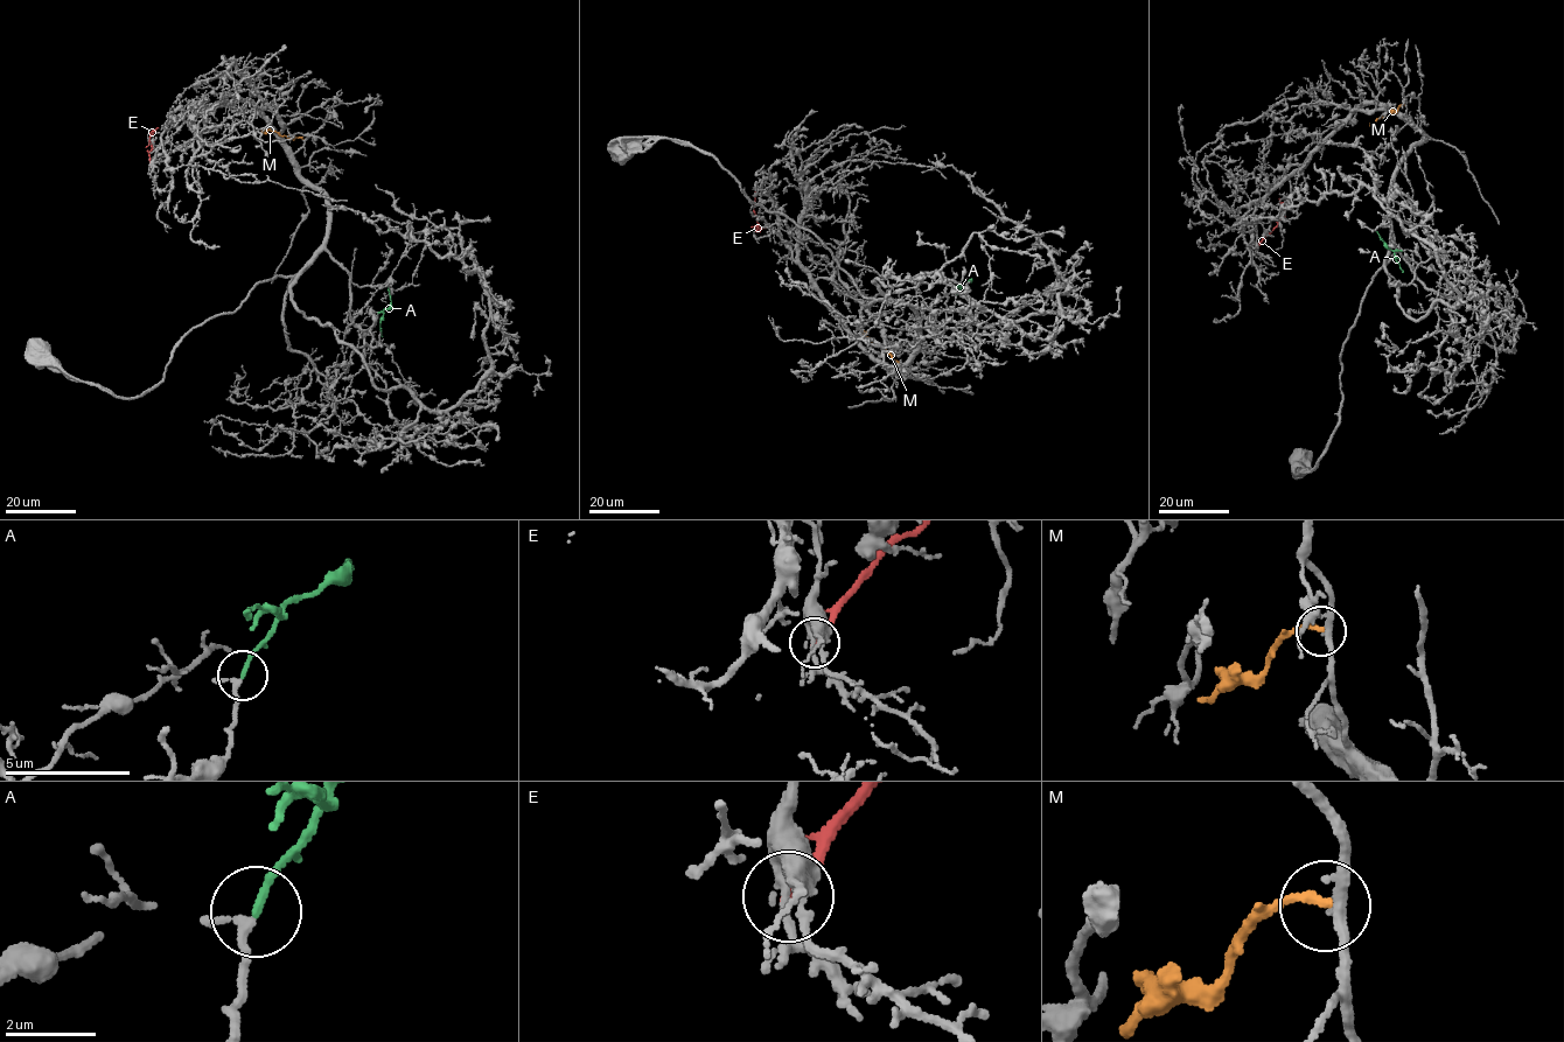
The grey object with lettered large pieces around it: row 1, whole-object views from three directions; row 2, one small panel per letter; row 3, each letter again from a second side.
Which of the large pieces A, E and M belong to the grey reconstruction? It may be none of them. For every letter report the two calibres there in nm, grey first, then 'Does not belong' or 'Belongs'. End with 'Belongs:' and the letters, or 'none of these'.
A: Thickness 170 nm (grey) against 170 nm. Belongs
E: Thickness 190 nm (grey) against 220 nm. Does not belong
M: Thickness 160 nm (grey) against 200 nm. Does not belong
Belongs: A

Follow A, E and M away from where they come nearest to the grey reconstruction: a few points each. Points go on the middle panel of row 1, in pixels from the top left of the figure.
A: (956, 294), (971, 278)
E: (755, 187), (755, 226), (766, 228)
M: (900, 366), (892, 355), (861, 330)

